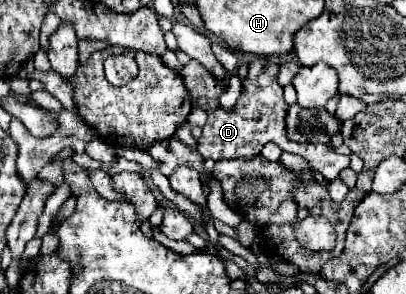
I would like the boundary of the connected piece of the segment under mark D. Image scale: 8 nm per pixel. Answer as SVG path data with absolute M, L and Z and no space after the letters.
M258 58L250 62L248 76L242 84L242 94L232 110L214 108L208 112L208 122L202 128L202 136L196 140L196 150L204 158L222 160L222 158L250 158L260 154L266 142L276 140L278 132L286 134L286 114L288 104L282 98L282 86L276 80L278 64Z

